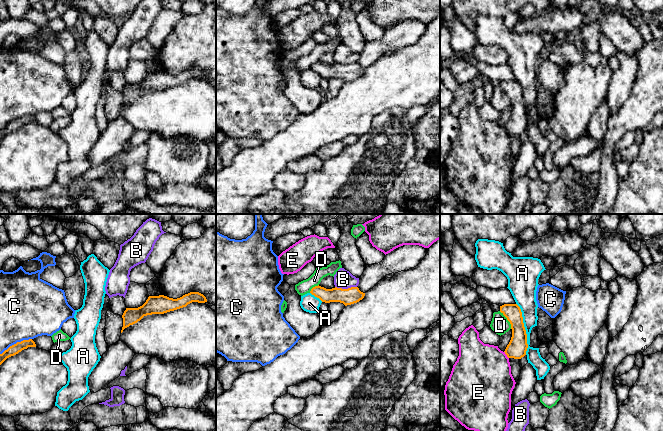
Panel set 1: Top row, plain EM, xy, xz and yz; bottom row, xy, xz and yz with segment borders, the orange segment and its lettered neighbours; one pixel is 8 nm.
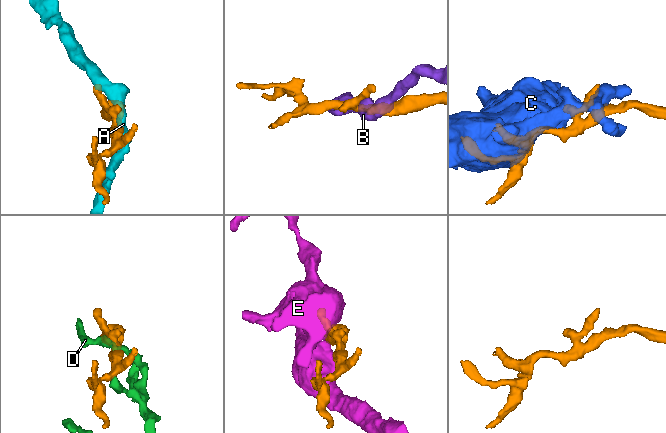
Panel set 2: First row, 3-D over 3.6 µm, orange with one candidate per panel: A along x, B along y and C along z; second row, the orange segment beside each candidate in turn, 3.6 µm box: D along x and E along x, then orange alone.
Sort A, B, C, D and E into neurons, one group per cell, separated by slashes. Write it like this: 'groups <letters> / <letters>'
groups A / B / C / D / E

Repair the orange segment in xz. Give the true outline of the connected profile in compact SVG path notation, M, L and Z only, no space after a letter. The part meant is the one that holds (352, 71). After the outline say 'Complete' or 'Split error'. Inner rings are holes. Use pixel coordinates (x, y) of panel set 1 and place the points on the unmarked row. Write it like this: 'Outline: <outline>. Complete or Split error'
Outline: M315 62L311 65L310 69L319 74L322 78L340 78L345 82L359 78L365 72L358 63L351 63L348 65L332 64L326 65L321 62Z. Complete

